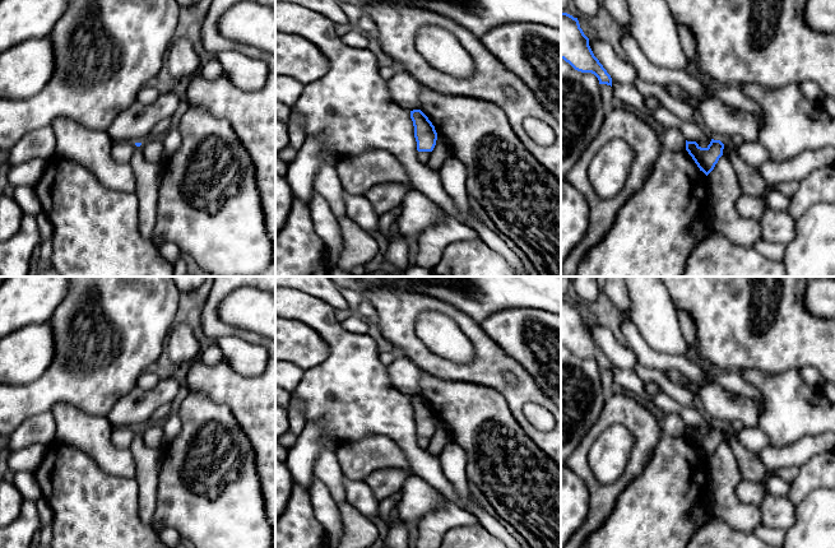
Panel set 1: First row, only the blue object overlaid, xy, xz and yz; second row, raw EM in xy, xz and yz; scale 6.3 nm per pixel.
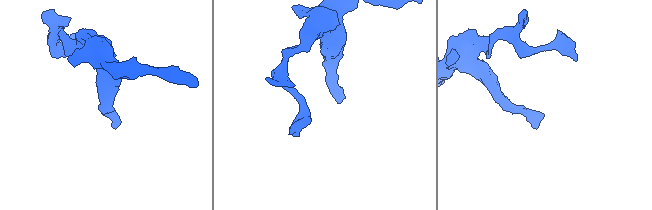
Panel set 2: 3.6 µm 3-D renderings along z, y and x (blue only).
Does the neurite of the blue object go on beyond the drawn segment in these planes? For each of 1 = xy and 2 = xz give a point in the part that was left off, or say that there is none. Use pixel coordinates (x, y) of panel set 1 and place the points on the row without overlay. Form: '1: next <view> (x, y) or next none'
1: next none
2: next none

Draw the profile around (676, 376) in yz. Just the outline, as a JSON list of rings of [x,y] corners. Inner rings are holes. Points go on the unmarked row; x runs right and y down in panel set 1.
[[[668,370],[664,373],[672,382],[681,386],[686,385],[690,381],[681,371],[677,370]]]

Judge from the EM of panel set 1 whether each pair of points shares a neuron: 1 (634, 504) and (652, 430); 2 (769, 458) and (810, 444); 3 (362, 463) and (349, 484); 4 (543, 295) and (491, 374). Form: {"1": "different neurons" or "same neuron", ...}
{"1": "different neurons", "2": "same neuron", "3": "different neurons", "4": "different neurons"}

